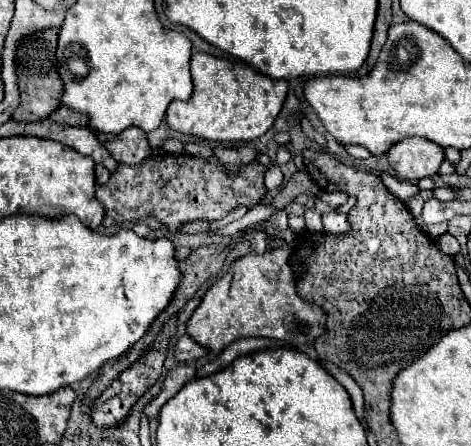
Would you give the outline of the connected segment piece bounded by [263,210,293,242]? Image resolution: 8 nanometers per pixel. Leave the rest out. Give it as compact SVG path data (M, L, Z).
M277 210L269 220L265 220L265 222L263 222L263 226L265 226L267 234L271 234L271 236L279 236L279 238L283 238L285 242L293 240L293 238L291 238L291 234L293 234L293 232L289 232L287 212L285 212L285 210Z

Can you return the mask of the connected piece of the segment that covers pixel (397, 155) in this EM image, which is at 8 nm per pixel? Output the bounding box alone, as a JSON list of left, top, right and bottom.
[387,138,445,180]

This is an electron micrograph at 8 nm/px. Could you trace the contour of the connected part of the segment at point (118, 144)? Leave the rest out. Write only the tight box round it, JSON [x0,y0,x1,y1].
[97,126,151,164]

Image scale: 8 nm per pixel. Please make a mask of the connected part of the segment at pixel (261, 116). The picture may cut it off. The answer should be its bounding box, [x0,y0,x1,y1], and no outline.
[167,52,287,142]

